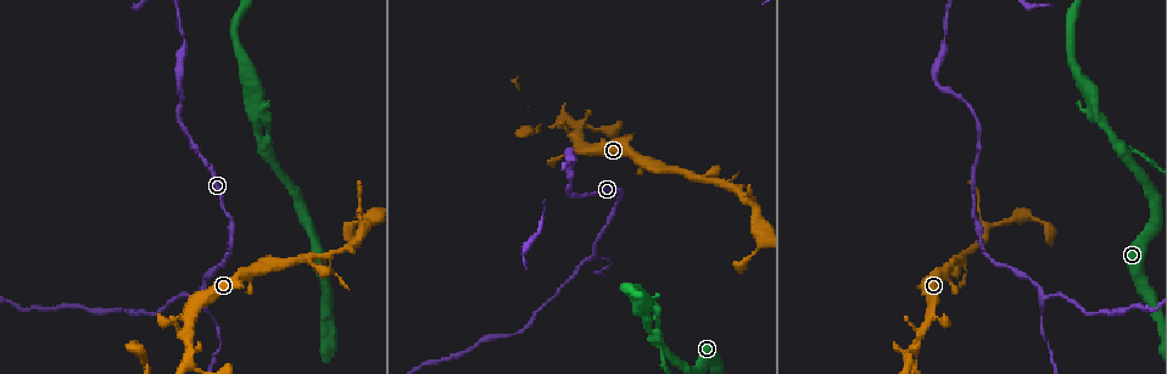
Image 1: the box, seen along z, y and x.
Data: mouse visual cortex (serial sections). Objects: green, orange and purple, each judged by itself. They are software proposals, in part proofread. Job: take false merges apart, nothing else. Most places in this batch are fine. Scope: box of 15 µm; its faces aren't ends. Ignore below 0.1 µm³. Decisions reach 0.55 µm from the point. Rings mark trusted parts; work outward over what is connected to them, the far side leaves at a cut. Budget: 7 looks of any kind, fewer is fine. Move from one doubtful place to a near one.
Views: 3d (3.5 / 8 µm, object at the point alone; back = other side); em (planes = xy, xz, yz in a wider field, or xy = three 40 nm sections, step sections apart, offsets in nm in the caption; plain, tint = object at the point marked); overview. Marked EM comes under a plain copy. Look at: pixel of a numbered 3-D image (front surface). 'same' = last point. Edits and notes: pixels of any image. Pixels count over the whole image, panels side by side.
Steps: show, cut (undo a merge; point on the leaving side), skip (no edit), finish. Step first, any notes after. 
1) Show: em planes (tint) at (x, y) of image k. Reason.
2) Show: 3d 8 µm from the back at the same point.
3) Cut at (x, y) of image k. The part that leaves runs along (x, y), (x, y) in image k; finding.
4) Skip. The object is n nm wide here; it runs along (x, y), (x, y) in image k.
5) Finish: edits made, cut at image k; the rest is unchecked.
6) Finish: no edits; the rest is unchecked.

Show: 3d 3.5 µm at (1127, 157) of image 1. Two arms in line, one across.

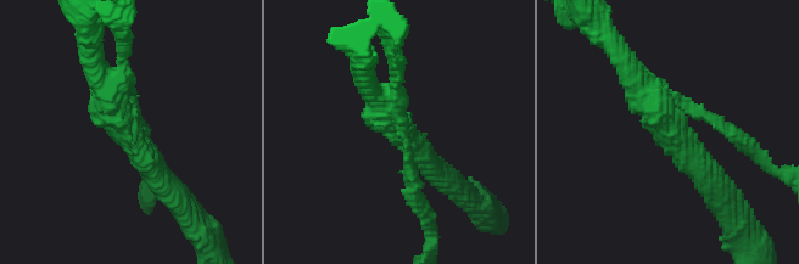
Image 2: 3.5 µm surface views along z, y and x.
Show: em xy step 5 (tint) at (669, 125) of image 2. Now the EM.

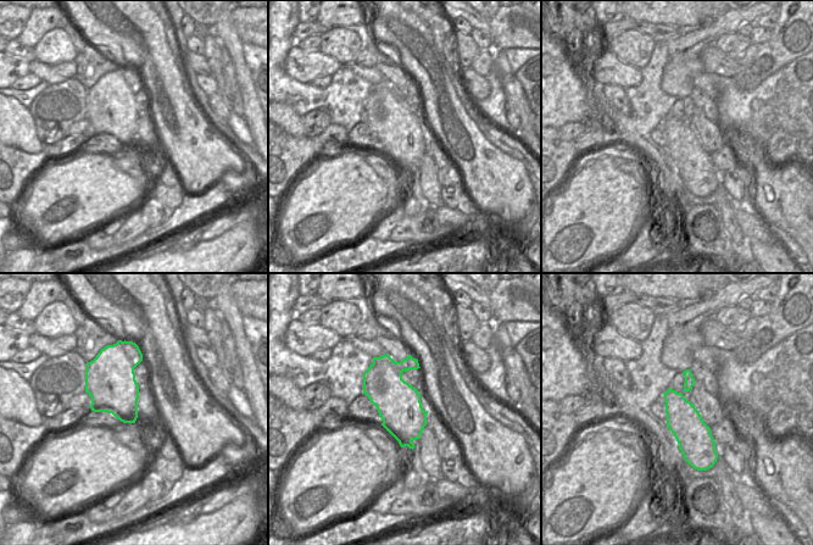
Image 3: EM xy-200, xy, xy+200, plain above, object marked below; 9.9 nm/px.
Cut at (412, 186) of image 2. A border runs along (124, 352), (134, 367) in image 3; a second cell is stuck on.

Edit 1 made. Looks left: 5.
Show: overview. Redraw.

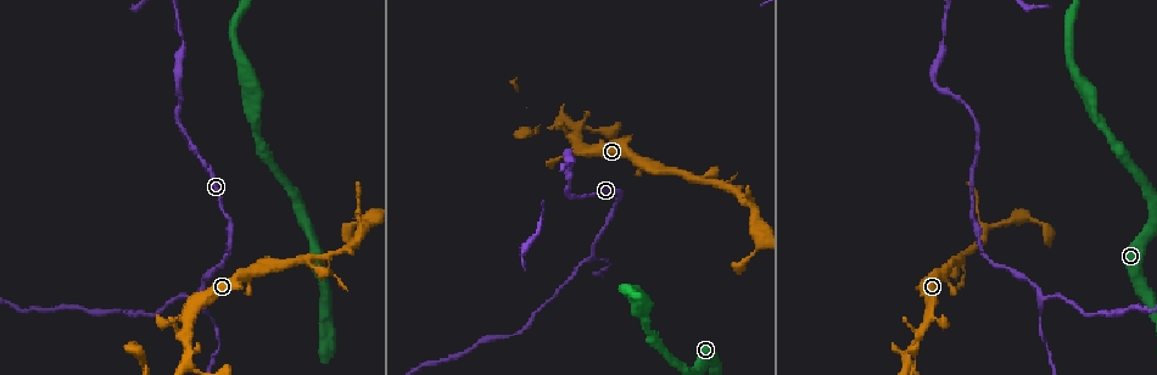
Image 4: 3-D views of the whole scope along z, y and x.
Show: 3d 3.5 µm at (588, 262) of image 4. A fork.

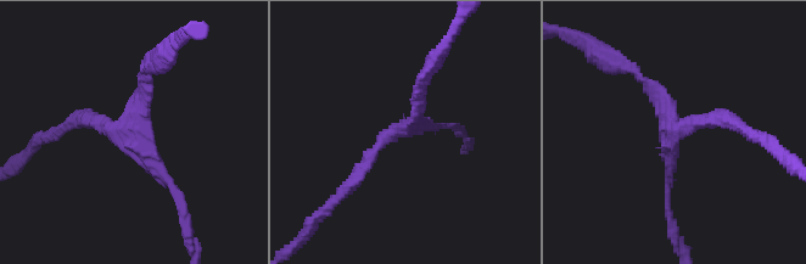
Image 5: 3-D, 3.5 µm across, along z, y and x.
Skip. It runs along (424, 80), (415, 118), (371, 152), (348, 186) in image 5; continuous, no second cell.

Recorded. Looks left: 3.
Show: 3d 8 µm from the back at (188, 365) of image 4. Branch point.

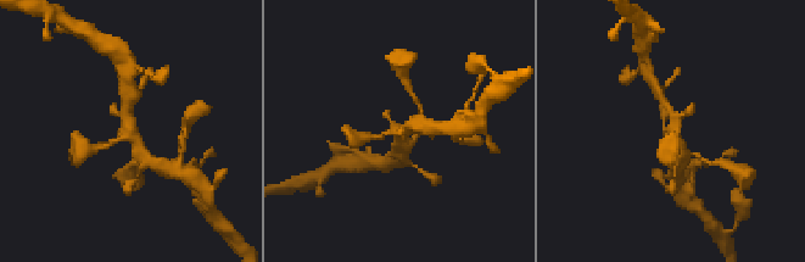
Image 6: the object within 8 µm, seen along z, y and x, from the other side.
Show: em xy step 2 (tint) at (128, 131) of image 6. Now the EM.

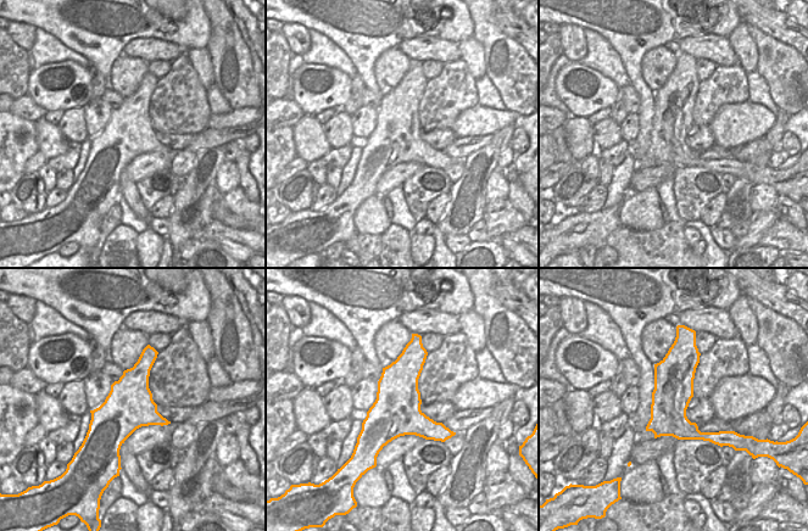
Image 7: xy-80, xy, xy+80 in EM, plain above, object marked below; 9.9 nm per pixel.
Skip. It runs along (130, 100), (126, 133), (98, 148) in image 6; continuous, no second cell.

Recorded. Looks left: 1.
Finish: edits made, cut at image 2; the rest is unchecked.

